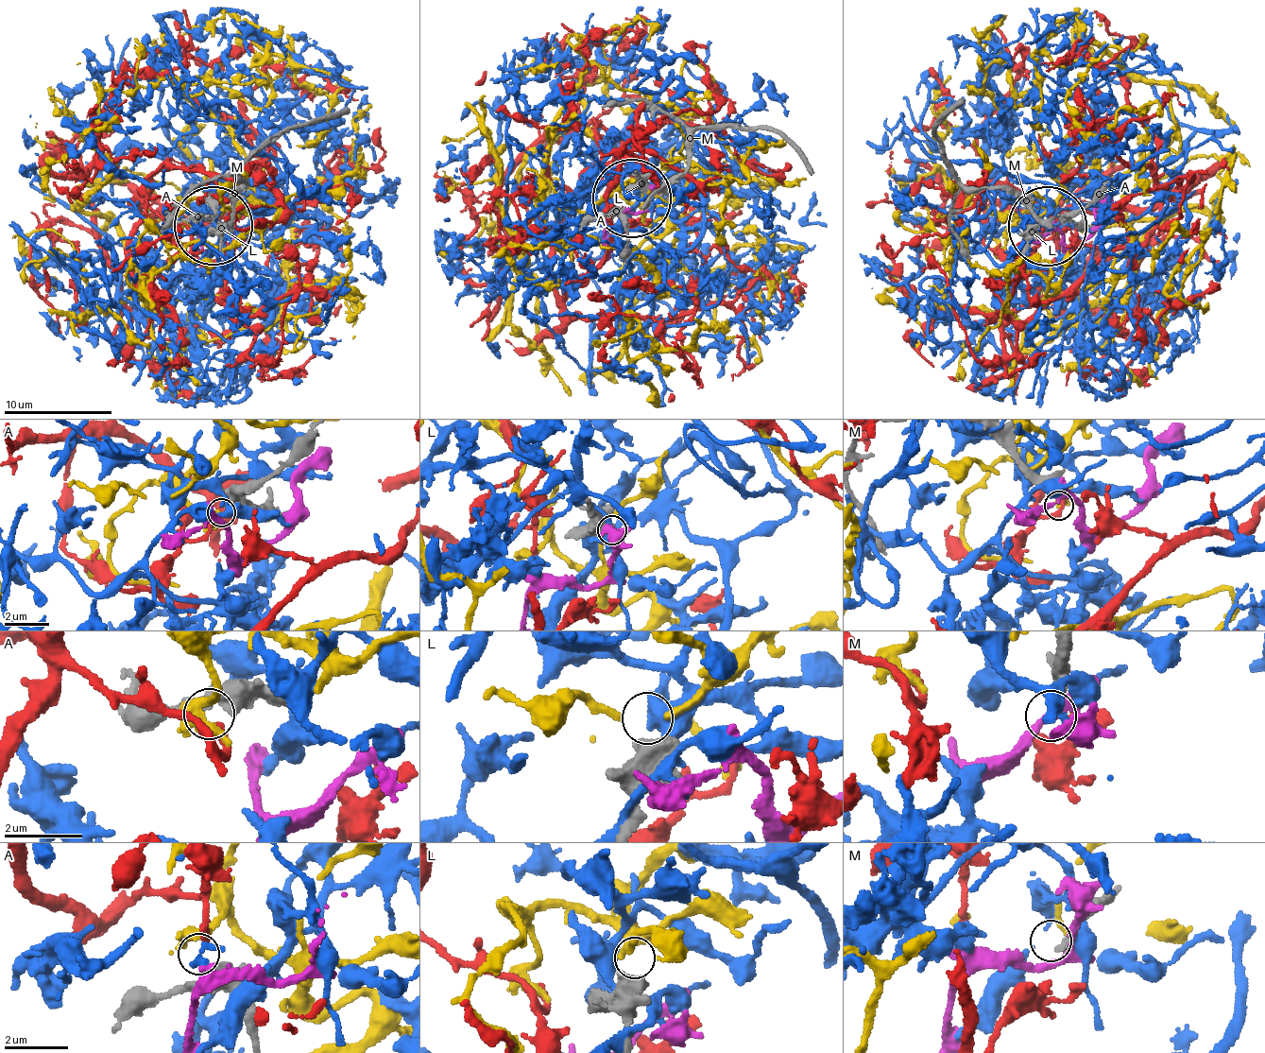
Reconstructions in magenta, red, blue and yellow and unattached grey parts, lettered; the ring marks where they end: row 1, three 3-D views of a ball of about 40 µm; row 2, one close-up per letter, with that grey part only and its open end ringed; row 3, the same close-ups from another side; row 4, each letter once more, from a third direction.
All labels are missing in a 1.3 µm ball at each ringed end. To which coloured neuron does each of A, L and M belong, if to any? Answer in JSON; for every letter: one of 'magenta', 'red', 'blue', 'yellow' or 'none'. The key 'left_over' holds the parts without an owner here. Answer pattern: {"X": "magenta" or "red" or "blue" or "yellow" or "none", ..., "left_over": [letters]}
{"A": "red", "L": "none", "M": "none", "left_over": ["L", "M"]}

